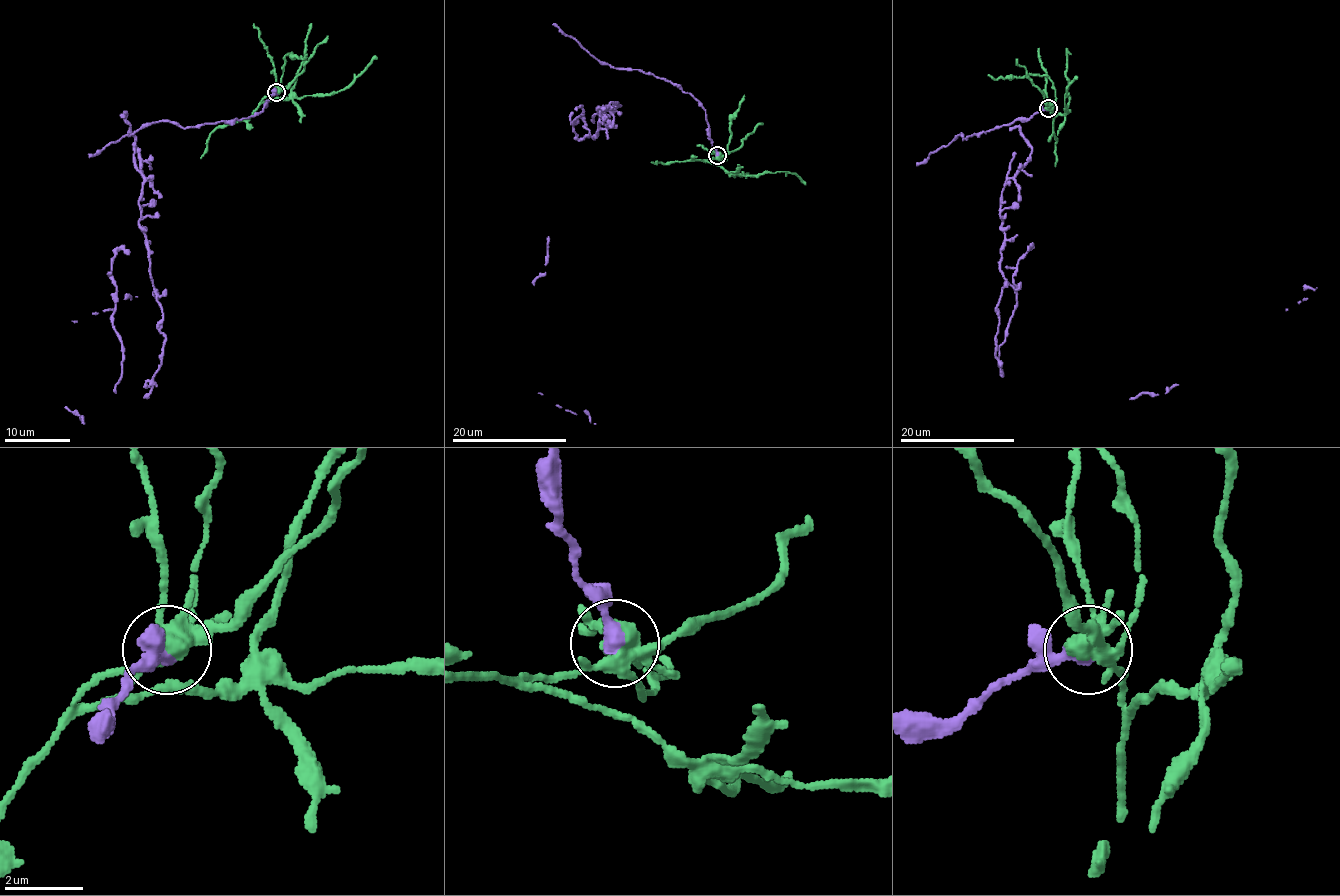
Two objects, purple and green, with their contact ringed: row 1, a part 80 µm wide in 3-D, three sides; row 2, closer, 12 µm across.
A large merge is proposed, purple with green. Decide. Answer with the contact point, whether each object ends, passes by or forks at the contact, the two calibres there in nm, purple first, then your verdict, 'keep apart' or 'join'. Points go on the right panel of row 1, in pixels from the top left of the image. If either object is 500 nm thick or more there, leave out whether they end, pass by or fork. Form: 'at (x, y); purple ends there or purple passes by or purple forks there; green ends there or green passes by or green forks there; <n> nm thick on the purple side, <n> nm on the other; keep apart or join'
at (1048, 108); purple ends there; green forks there; 360 nm thick on the purple side, 440 nm on the other; keep apart

